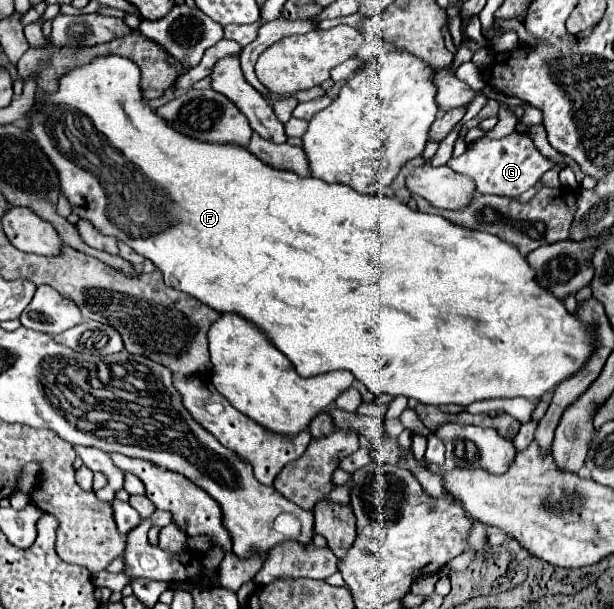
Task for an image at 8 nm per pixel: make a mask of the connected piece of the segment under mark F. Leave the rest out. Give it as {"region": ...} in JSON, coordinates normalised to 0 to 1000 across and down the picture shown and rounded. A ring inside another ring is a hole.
{"region":[[[187,89],[158,92],[145,105],[109,115],[96,128],[93,151],[64,151],[67,161],[60,161],[57,174],[41,187],[47,204],[44,217],[57,227],[57,236],[70,246],[70,253],[77,253],[80,266],[90,269],[99,322],[112,328],[116,348],[135,361],[145,361],[155,378],[200,394],[223,417],[243,424],[262,443],[272,470],[321,489],[357,516],[386,516],[419,535],[438,555],[438,562],[471,588],[487,617],[503,621],[539,608],[568,608],[611,652],[634,647],[676,654],[702,667],[764,667],[767,660],[790,654],[852,650],[858,657],[875,657],[914,624],[943,611],[953,591],[963,585],[963,542],[950,535],[943,522],[927,516],[914,493],[891,483],[891,476],[884,476],[868,460],[868,440],[858,433],[858,427],[845,417],[839,404],[813,394],[803,384],[774,381],[738,368],[721,355],[669,345],[647,325],[585,319],[562,302],[533,302],[510,289],[487,292],[484,286],[474,286],[474,279],[448,279],[445,273],[435,273],[432,266],[415,259],[415,253],[393,240],[324,233],[318,227],[305,227],[301,220],[285,217],[285,210],[279,210],[272,197],[259,194],[256,184],[243,177],[243,167],[233,161],[226,128],[230,115],[210,95],[197,95]]]}

